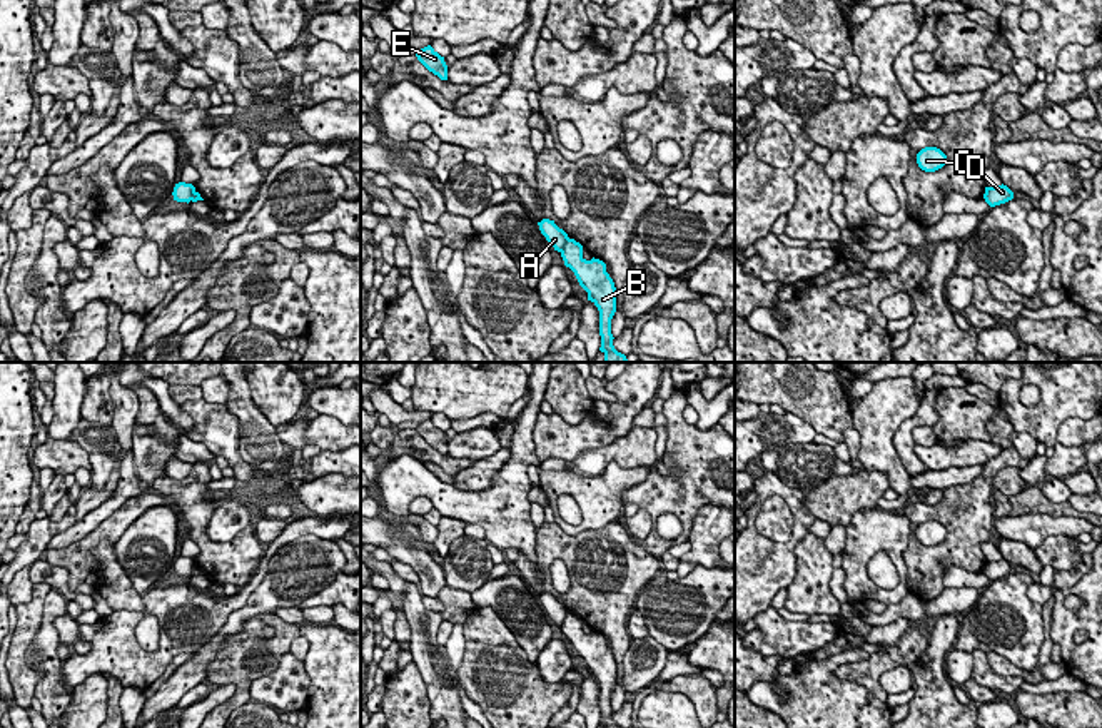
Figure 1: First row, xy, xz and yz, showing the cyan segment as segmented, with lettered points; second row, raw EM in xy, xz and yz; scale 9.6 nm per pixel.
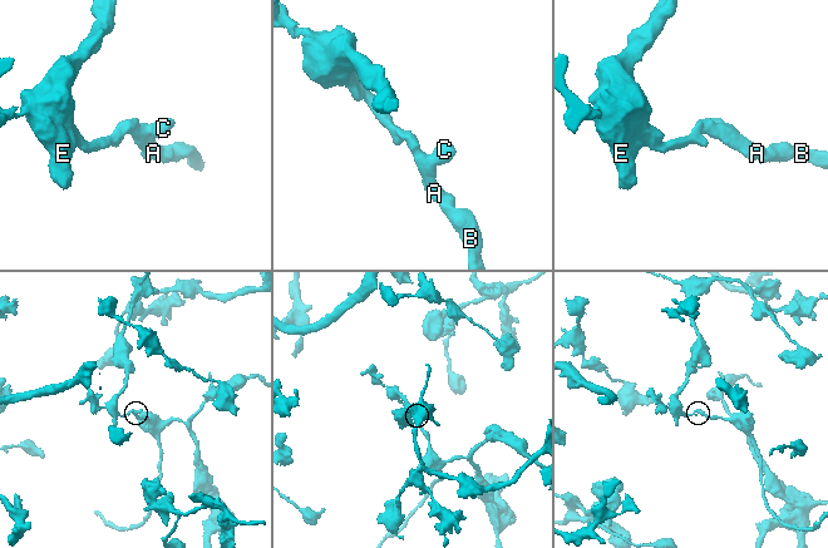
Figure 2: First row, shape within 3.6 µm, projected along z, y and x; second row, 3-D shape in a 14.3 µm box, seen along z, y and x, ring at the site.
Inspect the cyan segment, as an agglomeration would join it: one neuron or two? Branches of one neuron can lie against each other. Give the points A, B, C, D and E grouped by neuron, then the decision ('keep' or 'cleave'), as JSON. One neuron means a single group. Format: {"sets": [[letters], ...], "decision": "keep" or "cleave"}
{"sets": [["A", "C", "E"], ["B", "D"]], "decision": "cleave"}

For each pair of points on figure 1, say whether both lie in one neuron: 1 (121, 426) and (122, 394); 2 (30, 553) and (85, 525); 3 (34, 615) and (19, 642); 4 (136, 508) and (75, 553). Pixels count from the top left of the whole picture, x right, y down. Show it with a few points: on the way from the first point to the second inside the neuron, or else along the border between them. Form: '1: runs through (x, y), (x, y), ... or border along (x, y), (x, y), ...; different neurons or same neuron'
1: runs through (124, 418), (124, 403); same neuron
2: border along (54, 536), (44, 550); different neurons
3: runs through (29, 621), (22, 635); same neuron
4: runs through (121, 520), (90, 541); same neuron

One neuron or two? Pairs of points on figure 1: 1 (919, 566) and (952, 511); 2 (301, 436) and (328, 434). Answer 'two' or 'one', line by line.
1: one
2: one

